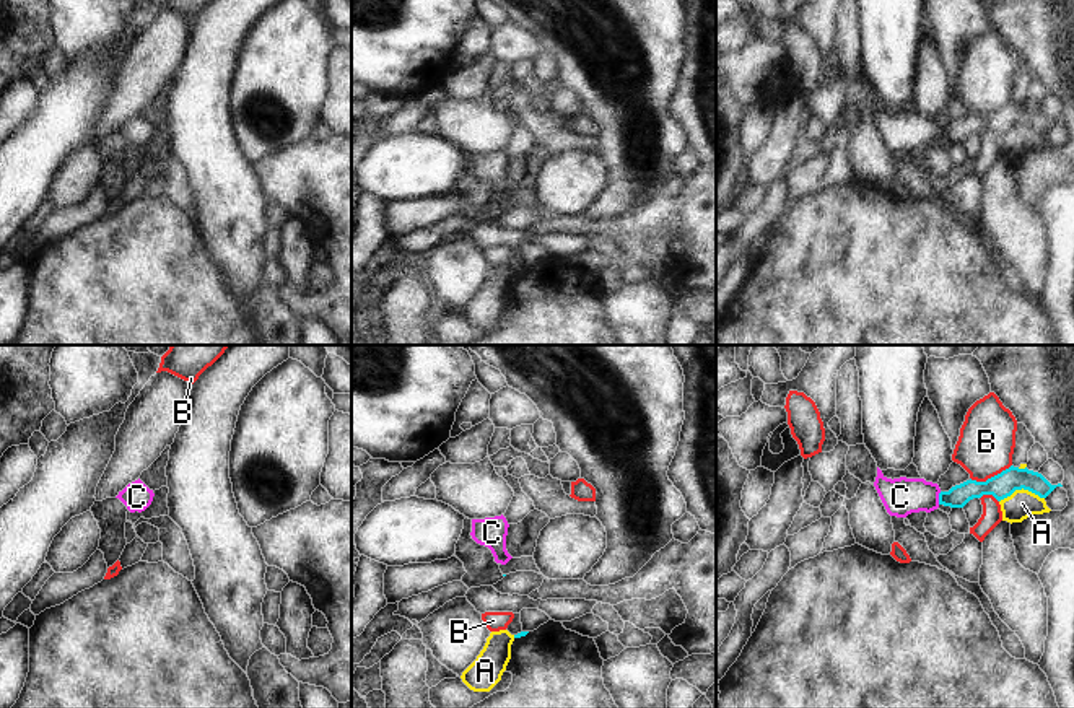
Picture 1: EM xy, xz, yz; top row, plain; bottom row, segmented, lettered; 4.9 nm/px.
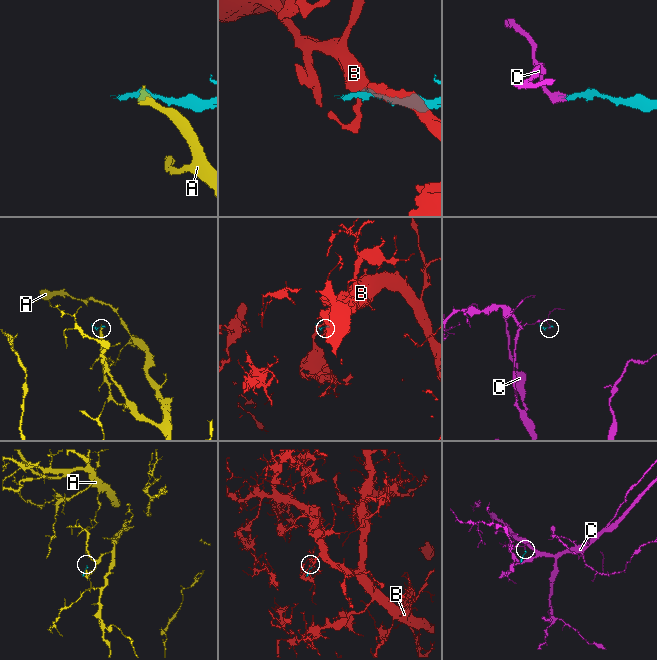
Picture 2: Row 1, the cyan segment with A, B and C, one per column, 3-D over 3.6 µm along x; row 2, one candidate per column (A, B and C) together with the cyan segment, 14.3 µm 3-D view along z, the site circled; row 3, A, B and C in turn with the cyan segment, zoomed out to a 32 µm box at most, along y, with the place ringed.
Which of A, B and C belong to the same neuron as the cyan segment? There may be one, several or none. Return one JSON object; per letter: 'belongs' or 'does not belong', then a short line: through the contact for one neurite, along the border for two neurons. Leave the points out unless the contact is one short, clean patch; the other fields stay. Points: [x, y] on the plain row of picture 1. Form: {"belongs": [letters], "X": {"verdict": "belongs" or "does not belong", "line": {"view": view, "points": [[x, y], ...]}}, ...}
{"belongs": ["C"], "A": {"verdict": "does not belong", "line": {"view": "yz", "points": [[1043, 132], [1016, 124], [999, 137]]}}, "B": {"verdict": "does not belong", "line": {"view": "yz", "points": [[1011, 100], [985, 116], [970, 114]]}}, "C": {"verdict": "belongs", "line": {"view": "yz", "points": [[957, 132], [939, 134], [900, 132]]}}}

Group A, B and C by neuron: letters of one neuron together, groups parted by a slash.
A / B / C

